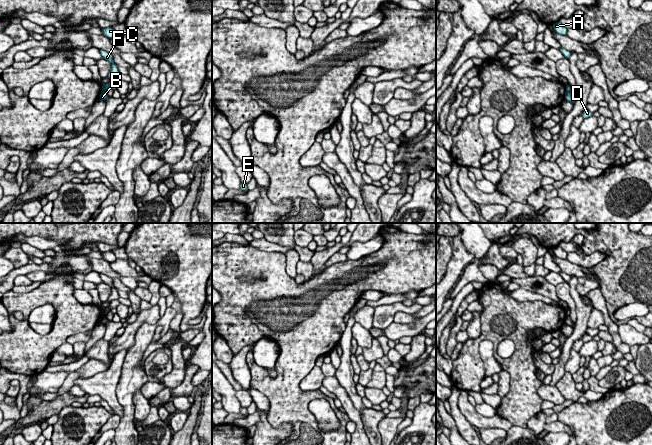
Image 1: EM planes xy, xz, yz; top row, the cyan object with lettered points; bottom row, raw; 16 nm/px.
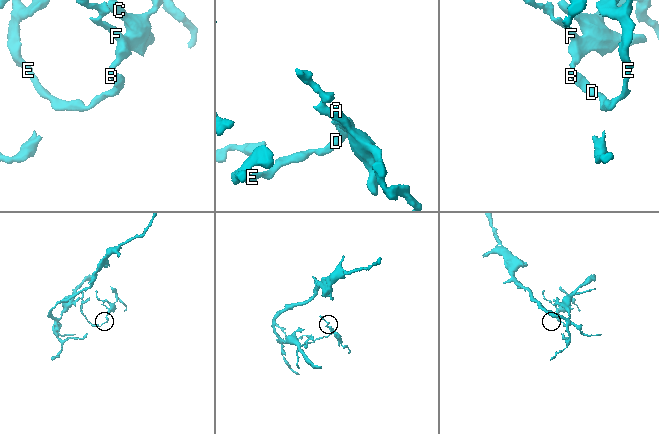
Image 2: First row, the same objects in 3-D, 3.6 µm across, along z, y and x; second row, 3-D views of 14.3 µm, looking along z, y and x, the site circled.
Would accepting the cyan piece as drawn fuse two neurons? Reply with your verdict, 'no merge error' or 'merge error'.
merge error

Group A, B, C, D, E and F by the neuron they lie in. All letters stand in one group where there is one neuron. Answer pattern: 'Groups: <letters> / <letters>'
Groups: A C F / B D E

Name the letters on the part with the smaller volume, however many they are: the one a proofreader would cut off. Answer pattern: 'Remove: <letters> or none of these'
Remove: A, C, F

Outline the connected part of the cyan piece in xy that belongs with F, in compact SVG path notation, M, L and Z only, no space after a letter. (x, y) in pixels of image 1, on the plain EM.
M99 273L99 274L100 274L100 277L101 277L101 279L102 279L102 282L111 287L111 294L110 294L108 300L107 300L107 301L109 302L109 304L110 304L113 300L118 300L120 296L119 296L119 294L118 294L117 289L116 289L116 288L114 287L114 285L113 285L113 280L112 280L112 278L110 278L110 277L108 277L107 275L102 274L102 273Z

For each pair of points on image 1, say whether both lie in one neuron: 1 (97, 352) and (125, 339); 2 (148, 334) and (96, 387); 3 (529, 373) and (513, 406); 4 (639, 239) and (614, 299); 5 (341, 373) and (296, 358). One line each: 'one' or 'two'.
1: two
2: two
3: one
4: one
5: two

